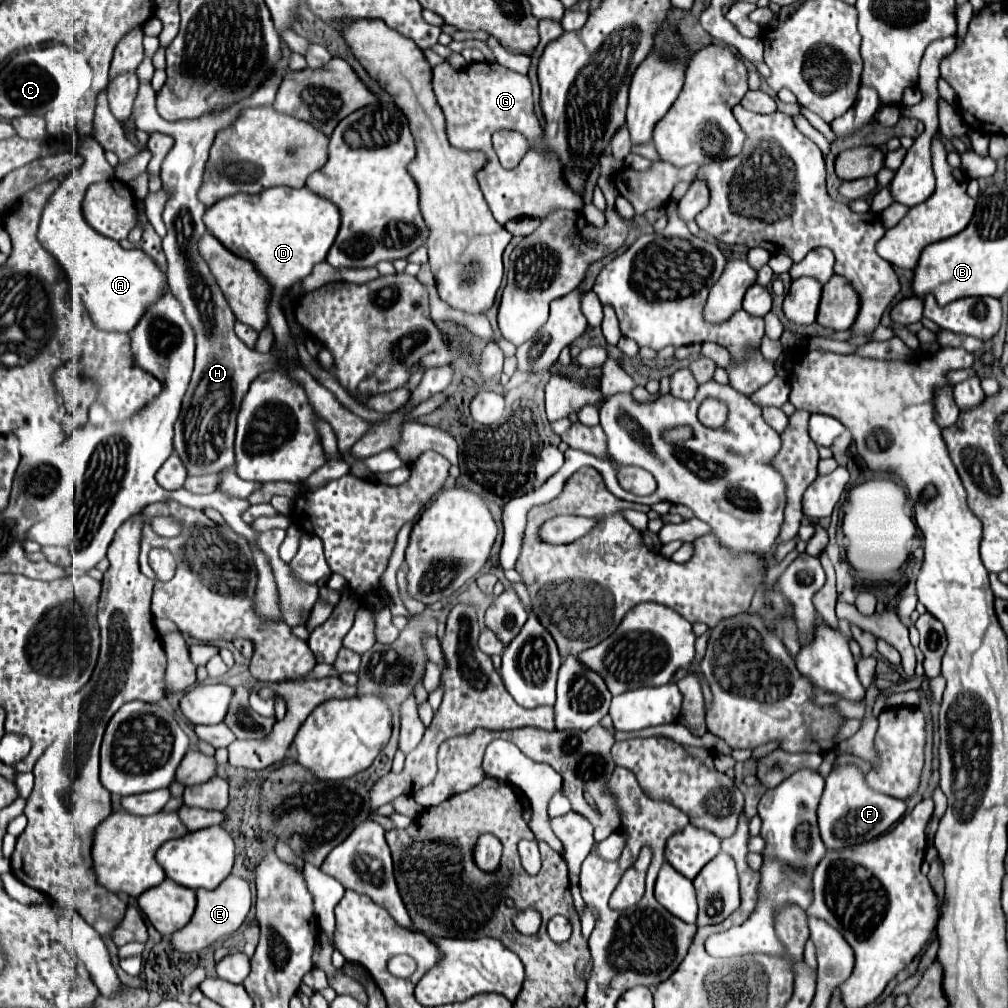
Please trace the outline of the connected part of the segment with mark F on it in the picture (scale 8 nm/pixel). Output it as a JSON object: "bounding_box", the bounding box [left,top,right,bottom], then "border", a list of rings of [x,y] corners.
{"bounding_box":[818,765,906,849],"border":[[[848,765],[848,767],[834,767],[834,771],[826,777],[826,787],[824,787],[824,793],[822,793],[822,799],[818,805],[818,825],[820,825],[820,835],[822,835],[824,845],[828,849],[842,849],[842,847],[866,843],[866,841],[874,839],[876,835],[882,835],[898,819],[902,819],[904,813],[906,813],[906,803],[902,799],[894,799],[890,795],[872,791],[864,781],[864,773],[858,767]]]}

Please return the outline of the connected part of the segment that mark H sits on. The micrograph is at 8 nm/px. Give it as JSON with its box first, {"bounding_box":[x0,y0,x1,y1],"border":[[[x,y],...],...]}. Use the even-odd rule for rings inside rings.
{"bounding_box":[134,41,290,475],"border":[[[280,41],[282,57],[276,61],[276,67],[260,83],[260,87],[240,103],[234,103],[228,109],[222,111],[210,111],[208,115],[202,115],[198,119],[184,119],[168,123],[156,113],[156,93],[150,83],[140,83],[138,93],[134,99],[134,123],[136,129],[142,131],[160,131],[174,137],[174,147],[166,155],[162,163],[162,187],[168,191],[168,203],[164,207],[164,223],[168,229],[168,235],[162,241],[166,259],[168,259],[168,285],[172,293],[180,299],[184,305],[184,313],[188,315],[188,321],[192,321],[192,327],[196,331],[196,365],[192,373],[192,381],[188,385],[188,391],[184,395],[182,411],[176,421],[176,435],[174,435],[174,449],[184,461],[188,475],[206,475],[214,473],[216,469],[228,467],[228,449],[234,449],[234,433],[236,433],[236,415],[240,409],[240,403],[248,391],[248,385],[262,373],[274,367],[278,359],[274,353],[256,353],[250,347],[244,347],[240,339],[236,339],[236,333],[232,333],[234,327],[234,313],[228,307],[214,275],[210,273],[208,265],[198,253],[198,239],[206,231],[202,215],[204,215],[204,203],[198,201],[196,193],[202,183],[204,165],[208,161],[210,145],[216,137],[216,133],[228,125],[234,123],[234,119],[250,107],[262,107],[272,105],[276,91],[282,83],[284,73],[290,69],[290,49],[284,41]]]}

